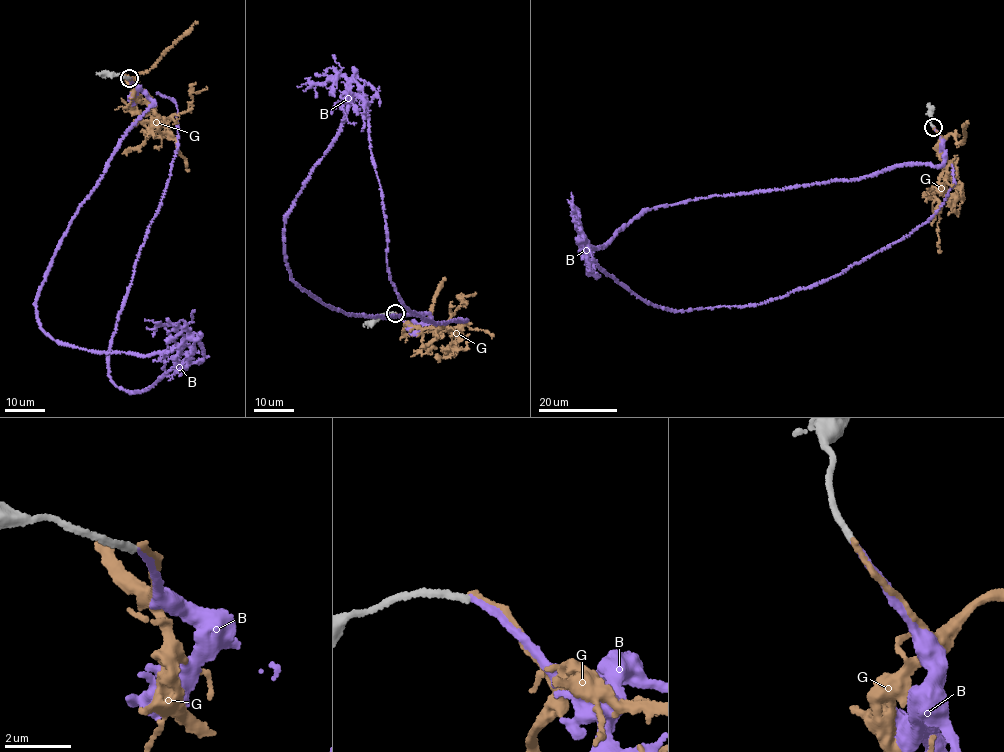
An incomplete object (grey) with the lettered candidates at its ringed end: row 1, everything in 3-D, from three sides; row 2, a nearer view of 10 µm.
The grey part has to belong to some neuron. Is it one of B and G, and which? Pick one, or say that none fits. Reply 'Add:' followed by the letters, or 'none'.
Add: B

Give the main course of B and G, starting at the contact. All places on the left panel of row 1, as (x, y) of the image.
B: (129, 78), (154, 103), (35, 305), (59, 344), (193, 349), (130, 392), (108, 351), (177, 147), (156, 93)
G: (129, 78), (134, 97), (145, 102), (161, 125), (172, 116), (190, 110), (192, 92), (200, 92), (206, 88)

